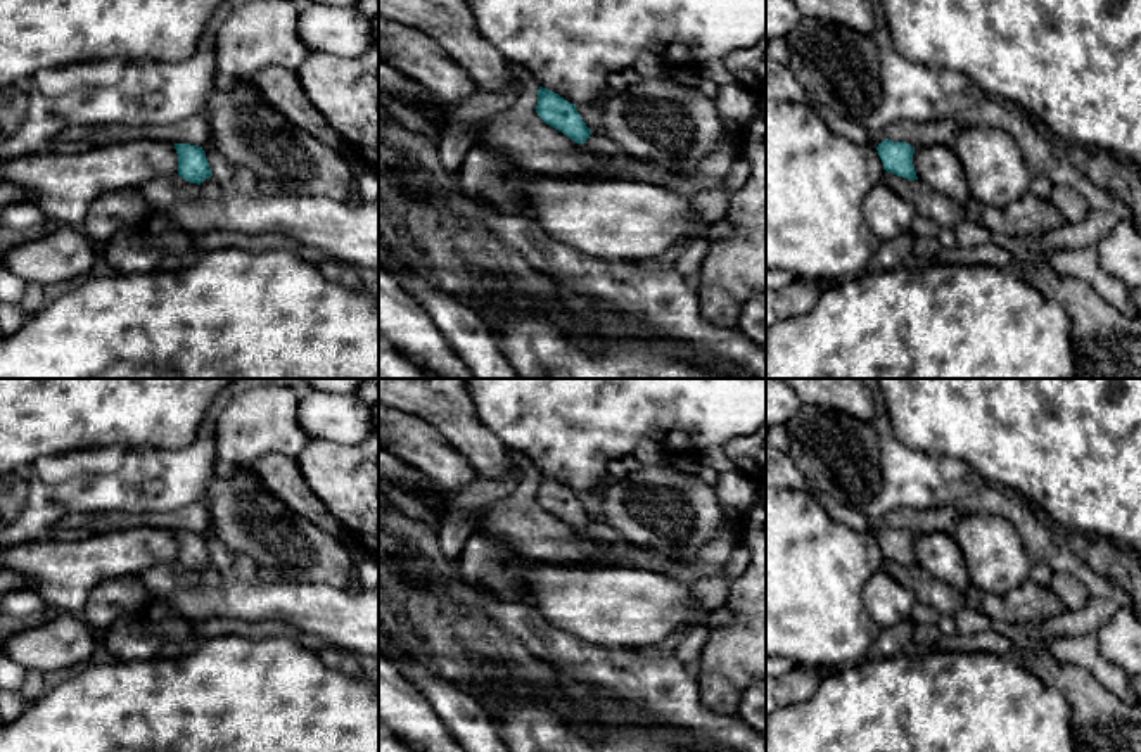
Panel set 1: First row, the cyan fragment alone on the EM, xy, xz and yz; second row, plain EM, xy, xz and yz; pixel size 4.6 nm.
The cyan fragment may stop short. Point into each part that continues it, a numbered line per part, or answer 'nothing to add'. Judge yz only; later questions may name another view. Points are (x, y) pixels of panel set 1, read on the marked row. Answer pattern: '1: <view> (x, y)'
nothing to add

